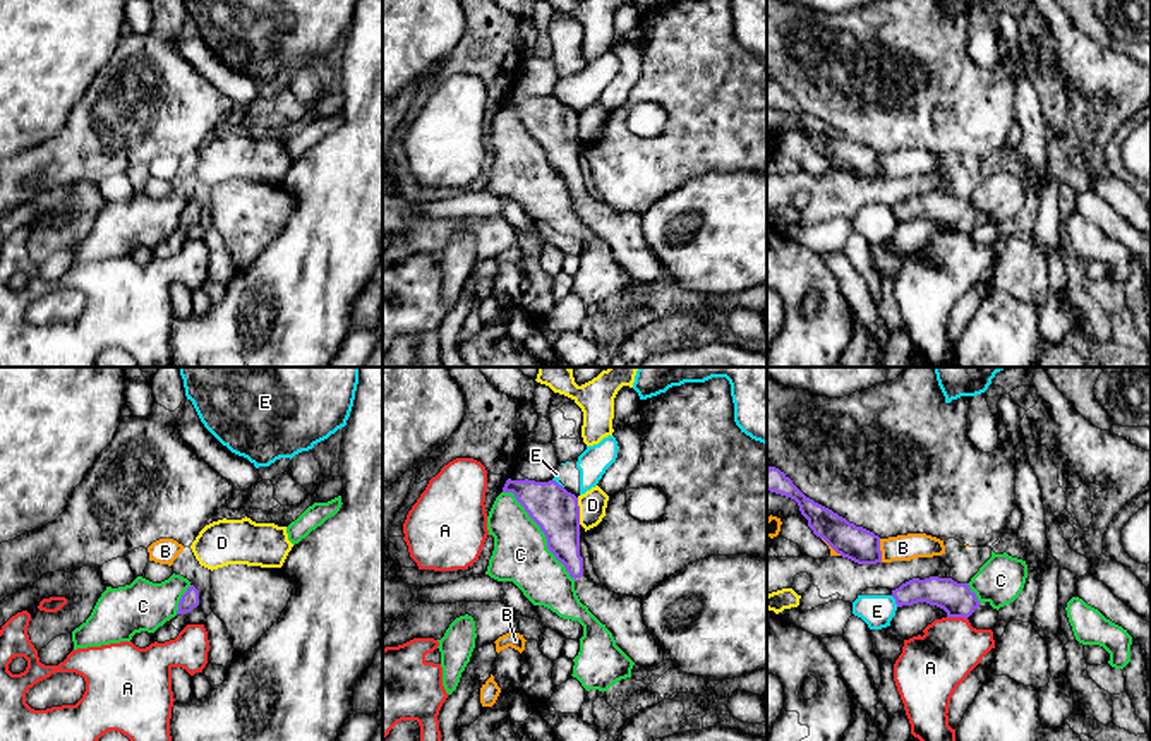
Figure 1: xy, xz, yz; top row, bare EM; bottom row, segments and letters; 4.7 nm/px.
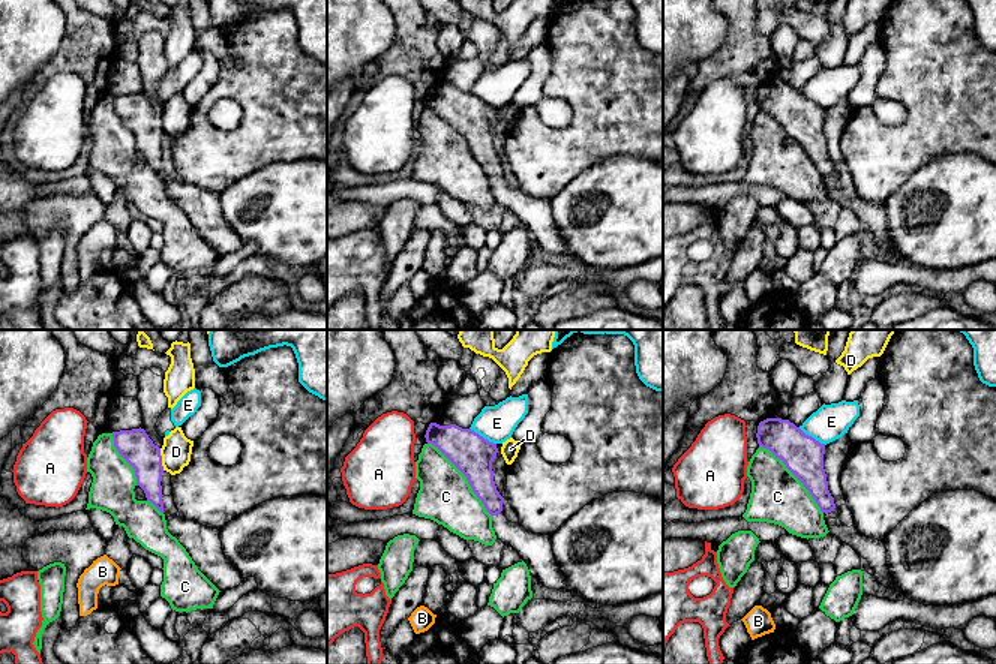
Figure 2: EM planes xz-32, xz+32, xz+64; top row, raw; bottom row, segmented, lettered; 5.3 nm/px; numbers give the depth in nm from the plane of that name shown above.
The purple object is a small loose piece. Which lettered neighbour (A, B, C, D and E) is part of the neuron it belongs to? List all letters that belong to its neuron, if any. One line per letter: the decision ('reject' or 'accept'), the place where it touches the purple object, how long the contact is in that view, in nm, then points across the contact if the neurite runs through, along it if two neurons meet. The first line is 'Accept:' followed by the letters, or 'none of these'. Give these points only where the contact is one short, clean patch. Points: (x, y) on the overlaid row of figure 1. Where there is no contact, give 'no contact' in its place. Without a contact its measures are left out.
Accept: none of these
A: reject | yz (958, 616) | 100 nm
B: reject | yz (880, 551) | 110 nm | along yz (879, 539), (882, 561)
C: reject | xz (542, 530) | 550 nm
D: reject | xz (578, 512) | 130 nm | along xz (577, 498), (580, 524)
E: reject | yz (896, 601) | 70 nm | along yz (891, 596), (897, 606)

